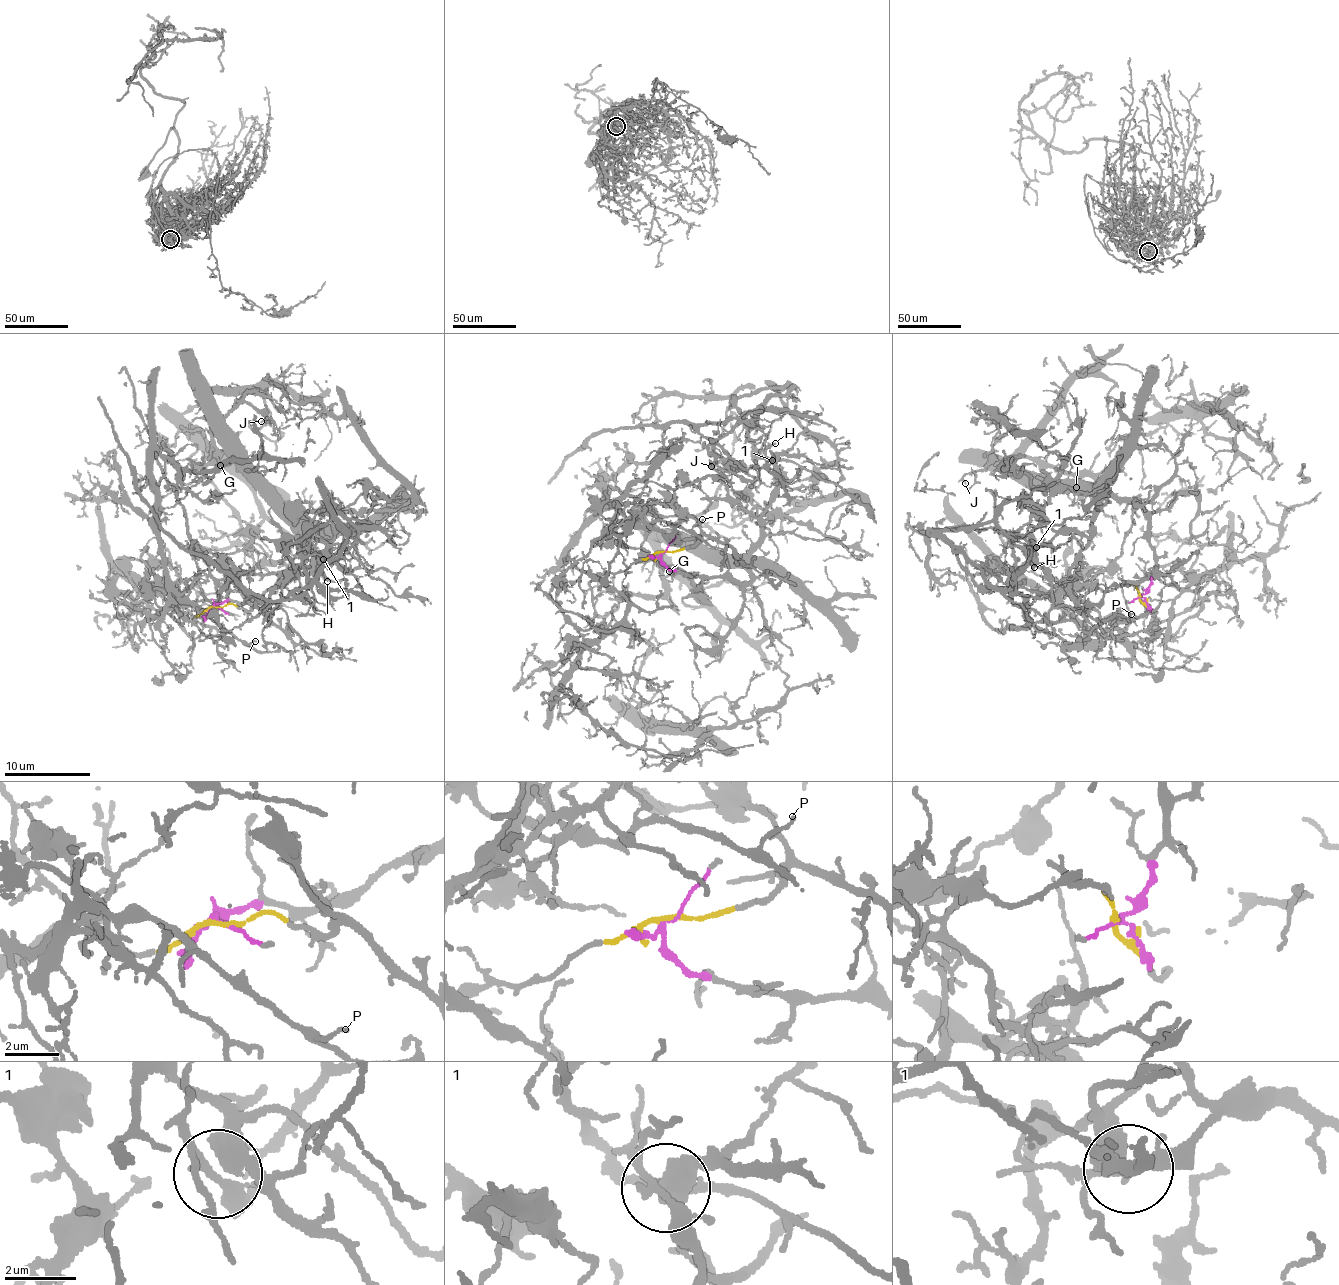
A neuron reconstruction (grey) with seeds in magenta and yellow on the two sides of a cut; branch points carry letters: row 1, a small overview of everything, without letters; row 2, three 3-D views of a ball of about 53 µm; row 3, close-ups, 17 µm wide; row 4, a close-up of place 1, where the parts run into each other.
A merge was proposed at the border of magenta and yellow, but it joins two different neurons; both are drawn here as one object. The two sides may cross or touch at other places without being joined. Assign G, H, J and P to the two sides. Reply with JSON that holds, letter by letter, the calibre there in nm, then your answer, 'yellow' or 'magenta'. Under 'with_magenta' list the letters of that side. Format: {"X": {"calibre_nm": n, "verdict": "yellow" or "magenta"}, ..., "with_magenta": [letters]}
{"G": {"calibre_nm": 120, "verdict": "magenta"}, "H": {"calibre_nm": 120, "verdict": "magenta"}, "J": {"calibre_nm": 140, "verdict": "magenta"}, "P": {"calibre_nm": 110, "verdict": "magenta"}, "with_magenta": ["G", "H", "J", "P"]}

